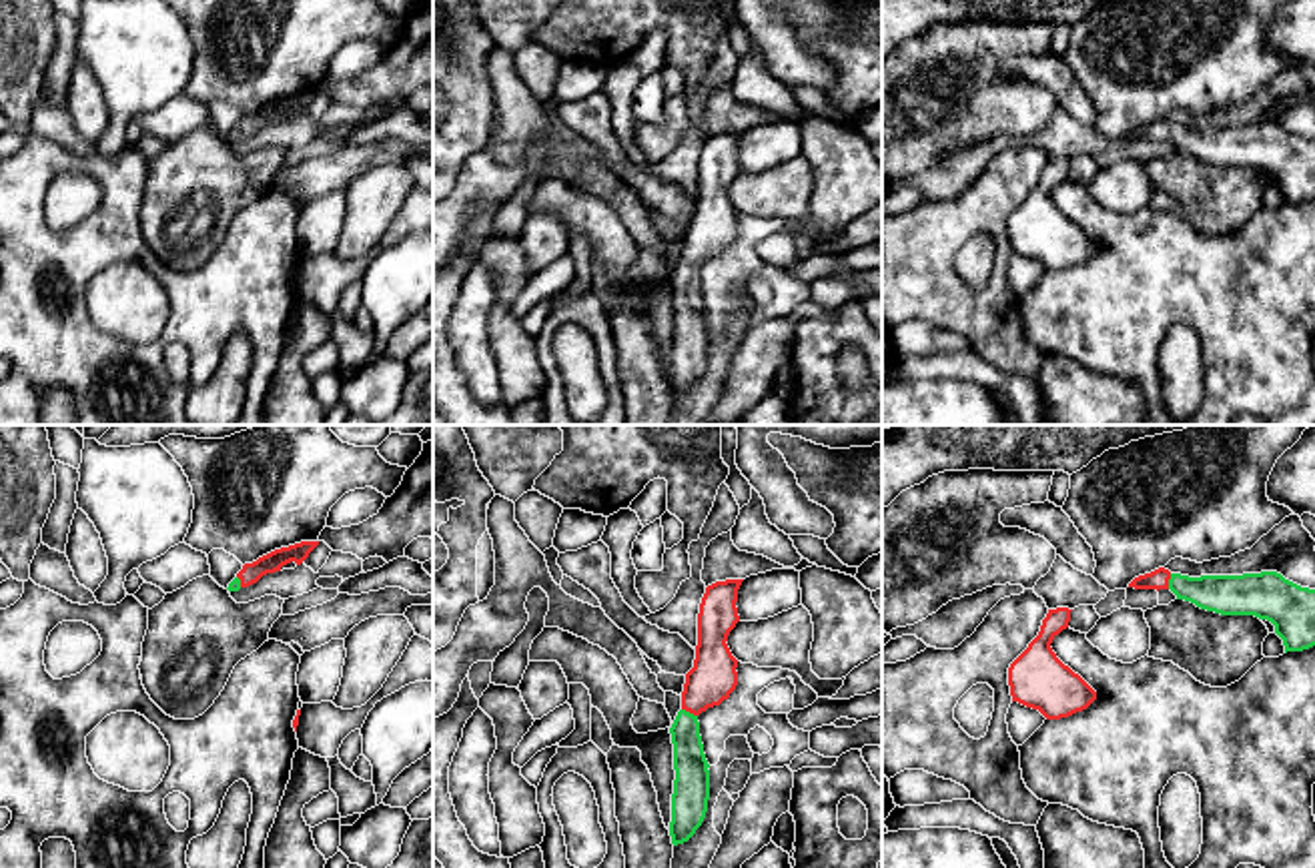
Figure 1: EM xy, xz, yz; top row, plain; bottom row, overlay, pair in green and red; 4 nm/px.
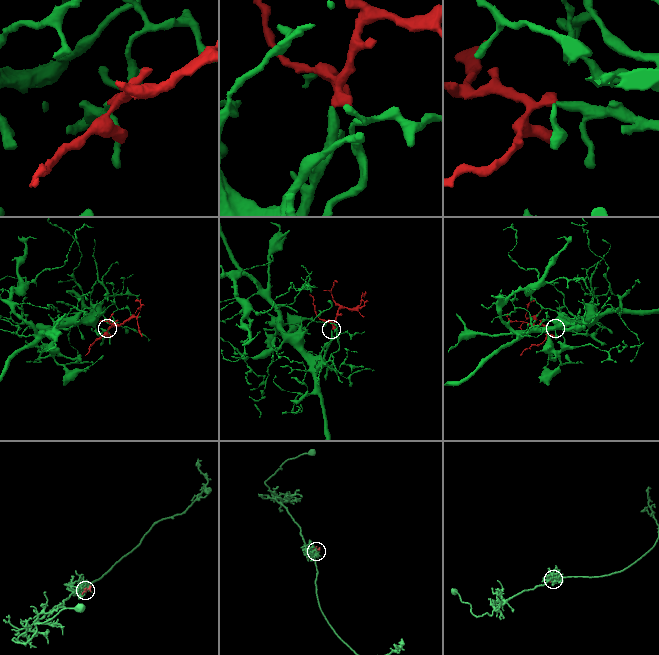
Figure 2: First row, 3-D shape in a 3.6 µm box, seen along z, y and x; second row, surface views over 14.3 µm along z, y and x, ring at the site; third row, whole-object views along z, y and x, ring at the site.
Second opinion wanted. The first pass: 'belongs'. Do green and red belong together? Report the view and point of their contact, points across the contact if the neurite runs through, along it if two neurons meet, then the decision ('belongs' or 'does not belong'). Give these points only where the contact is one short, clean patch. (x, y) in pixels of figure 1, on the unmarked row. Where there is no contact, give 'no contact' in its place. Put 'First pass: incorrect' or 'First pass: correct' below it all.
contact xz (688, 263); way xz (690, 315), (688, 263), (712, 229); belongs
First pass: correct

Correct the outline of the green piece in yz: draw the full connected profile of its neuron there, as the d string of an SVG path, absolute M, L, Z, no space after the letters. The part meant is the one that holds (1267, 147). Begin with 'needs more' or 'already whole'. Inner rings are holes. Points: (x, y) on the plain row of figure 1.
needs more | M1159 118L1135 128L1135 140L1171 140L1177 150L1221 166L1255 166L1275 176L1287 202L1315 196L1315 140L1277 122L1189 128Z

